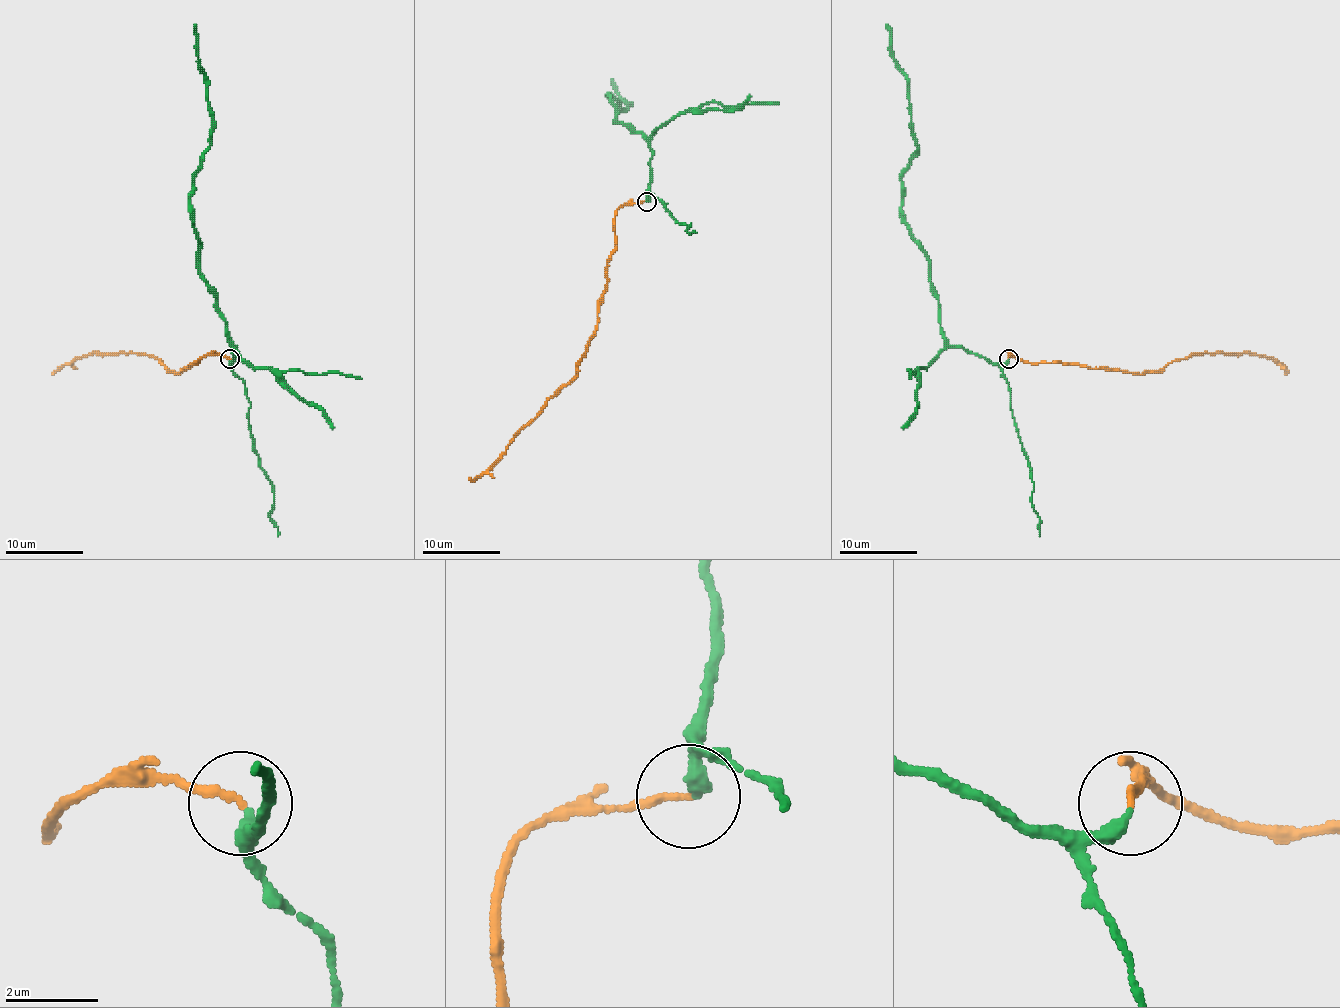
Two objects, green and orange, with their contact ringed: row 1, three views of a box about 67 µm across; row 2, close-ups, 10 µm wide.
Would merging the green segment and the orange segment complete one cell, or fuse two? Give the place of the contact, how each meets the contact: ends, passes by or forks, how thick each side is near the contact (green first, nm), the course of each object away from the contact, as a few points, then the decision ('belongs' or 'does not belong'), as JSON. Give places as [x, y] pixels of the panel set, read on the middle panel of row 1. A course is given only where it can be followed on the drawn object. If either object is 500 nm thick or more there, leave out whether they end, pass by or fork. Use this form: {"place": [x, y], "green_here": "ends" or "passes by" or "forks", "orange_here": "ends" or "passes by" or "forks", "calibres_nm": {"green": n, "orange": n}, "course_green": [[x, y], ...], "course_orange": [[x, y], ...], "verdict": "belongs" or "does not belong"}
{"place": [646, 202], "green_here": "ends", "orange_here": "ends", "calibres_nm": {"green": 320, "orange": 150}, "course_green": [[648, 201], [648, 141], [617, 121], [617, 108], [607, 94], [624, 110], [628, 106], [611, 78]], "course_orange": [[646, 201], [624, 203], [615, 215], [615, 252], [607, 263], [595, 335], [578, 372], [484, 472], [469, 478]], "verdict": "belongs"}

